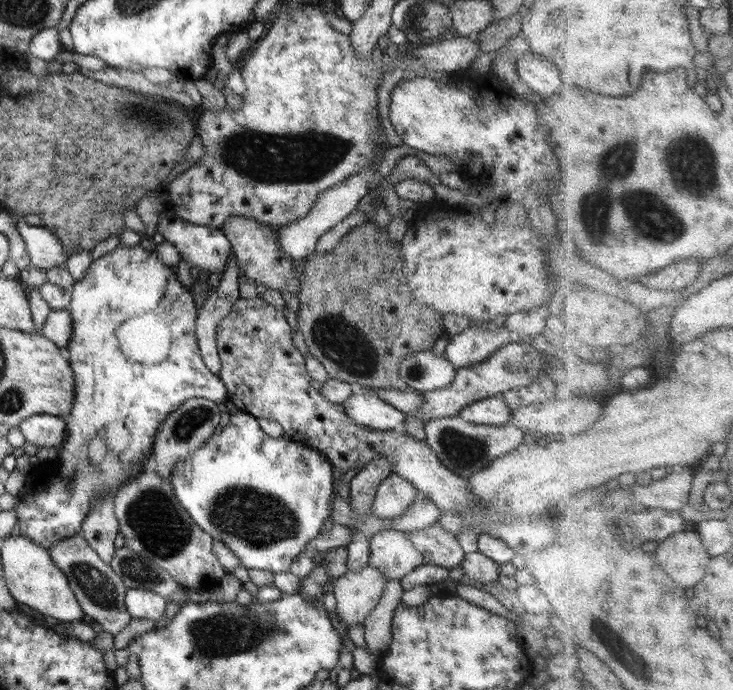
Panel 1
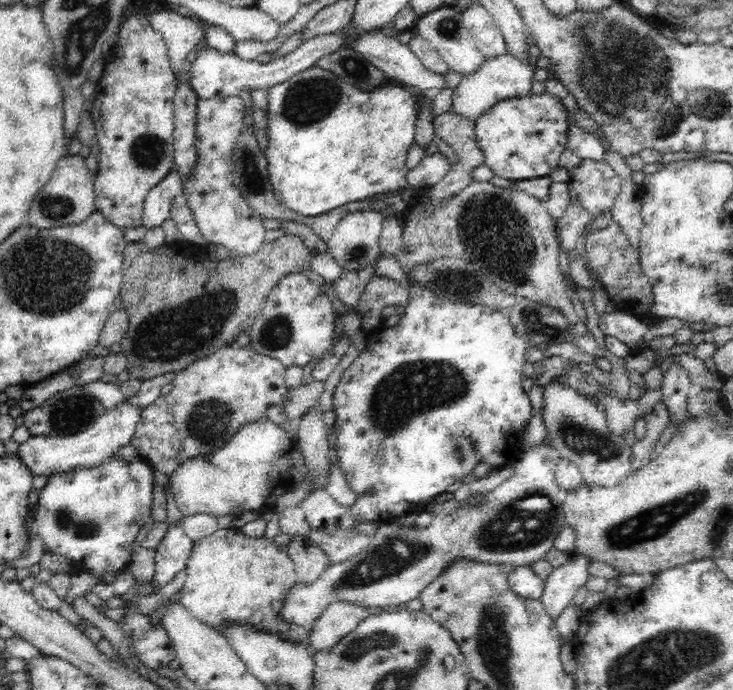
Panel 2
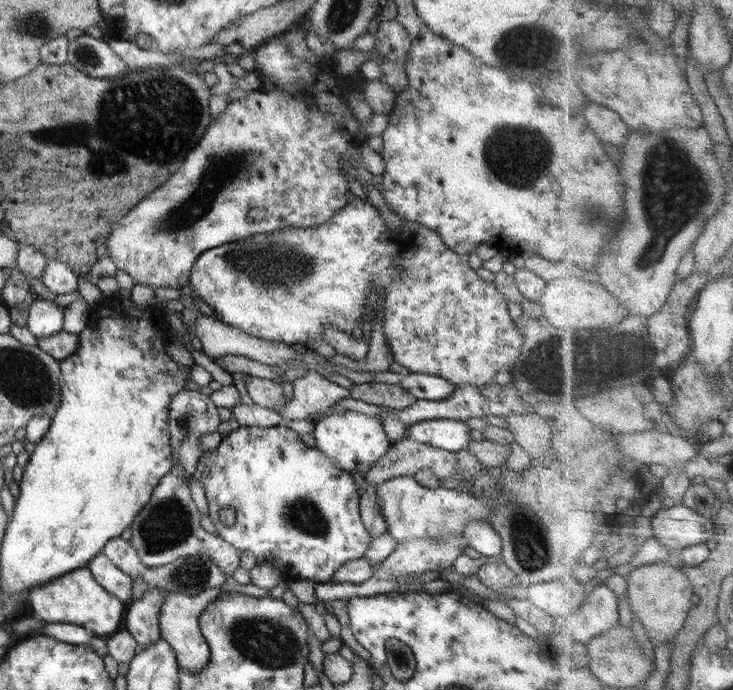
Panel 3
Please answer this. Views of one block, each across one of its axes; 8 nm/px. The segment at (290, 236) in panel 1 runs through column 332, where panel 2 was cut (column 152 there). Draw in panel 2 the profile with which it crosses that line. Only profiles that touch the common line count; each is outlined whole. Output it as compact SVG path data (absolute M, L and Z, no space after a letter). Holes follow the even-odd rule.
M175 165L170 174L146 194L141 226L146 229L160 226L169 218L173 201L181 193L183 193L183 180Z

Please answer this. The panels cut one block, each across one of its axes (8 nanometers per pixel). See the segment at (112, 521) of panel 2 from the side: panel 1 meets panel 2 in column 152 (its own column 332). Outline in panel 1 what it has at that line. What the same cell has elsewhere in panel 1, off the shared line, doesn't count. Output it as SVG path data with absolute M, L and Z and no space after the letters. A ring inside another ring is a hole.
M231 409L230 422L219 433L214 433L206 442L196 450L193 450L187 457L181 458L174 465L171 474L171 485L174 489L176 498L180 501L182 507L188 512L190 518L204 531L222 540L232 552L241 560L244 568L257 568L258 570L267 570L268 572L288 572L292 562L305 549L305 546L320 531L324 530L325 520L331 516L330 505L333 499L333 492L336 491L337 475L336 470L317 450L296 442L287 436L272 437L268 436L258 424L257 418L239 410Z

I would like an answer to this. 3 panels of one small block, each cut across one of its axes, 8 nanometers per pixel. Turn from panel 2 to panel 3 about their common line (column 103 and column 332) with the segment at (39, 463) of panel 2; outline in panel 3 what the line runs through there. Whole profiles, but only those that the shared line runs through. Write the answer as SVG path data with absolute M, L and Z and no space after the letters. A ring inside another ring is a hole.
M347 411L344 413L334 412L314 424L314 440L316 448L323 452L338 468L350 472L368 472L368 468L383 458L391 447L388 434L383 422L374 416Z

